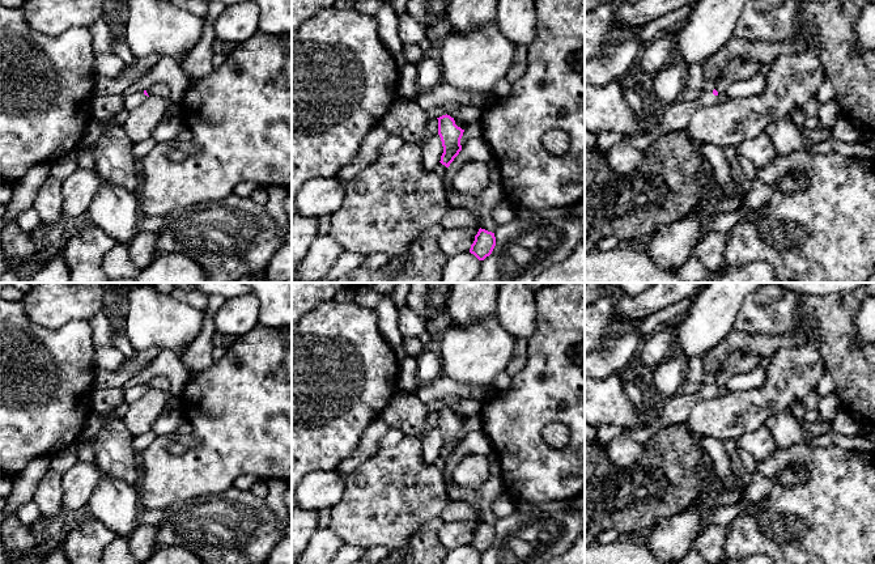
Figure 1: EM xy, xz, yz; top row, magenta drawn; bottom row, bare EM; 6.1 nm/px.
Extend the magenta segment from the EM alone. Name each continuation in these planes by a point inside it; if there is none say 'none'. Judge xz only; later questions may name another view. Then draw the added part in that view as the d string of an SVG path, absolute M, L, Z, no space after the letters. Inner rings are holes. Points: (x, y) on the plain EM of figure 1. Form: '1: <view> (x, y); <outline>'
none

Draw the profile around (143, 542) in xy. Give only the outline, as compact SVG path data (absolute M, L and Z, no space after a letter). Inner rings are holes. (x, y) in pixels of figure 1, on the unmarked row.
M139 523L135 531L127 537L129 552L140 563L146 561L157 547L156 526Z

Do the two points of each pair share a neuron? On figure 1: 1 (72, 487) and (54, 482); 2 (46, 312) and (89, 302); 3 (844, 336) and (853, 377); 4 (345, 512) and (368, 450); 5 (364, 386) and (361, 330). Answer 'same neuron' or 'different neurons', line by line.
1: different neurons
2: same neuron
3: same neuron
4: different neurons
5: same neuron

